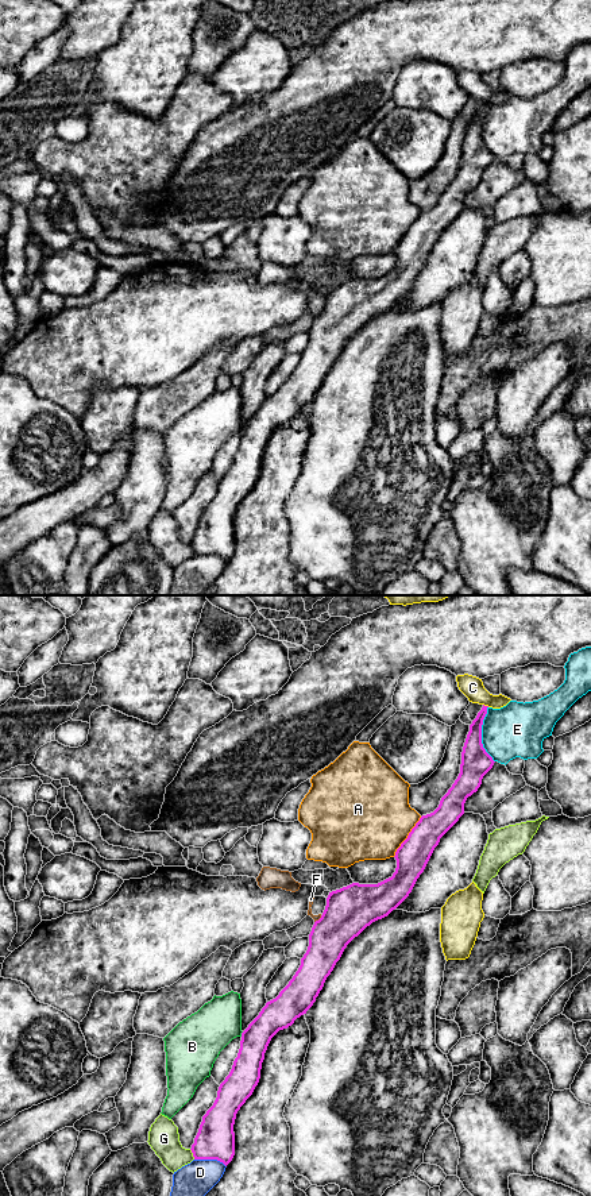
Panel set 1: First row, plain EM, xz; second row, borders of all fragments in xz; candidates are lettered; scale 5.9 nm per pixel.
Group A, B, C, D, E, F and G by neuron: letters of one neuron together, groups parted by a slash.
A / B / C / D / E / F / G

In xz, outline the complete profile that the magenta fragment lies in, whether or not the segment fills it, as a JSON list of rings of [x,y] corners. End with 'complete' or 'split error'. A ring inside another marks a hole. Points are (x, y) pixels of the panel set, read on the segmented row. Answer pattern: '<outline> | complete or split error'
[[[483,705],[470,725],[457,779],[441,798],[439,807],[422,815],[397,849],[393,876],[378,884],[352,883],[329,892],[325,910],[309,934],[309,946],[298,971],[242,1033],[232,1069],[220,1084],[213,1106],[202,1116],[192,1145],[194,1160],[217,1160],[225,1166],[232,1161],[236,1114],[259,1083],[271,1038],[313,1006],[347,945],[409,896],[440,838],[464,814],[467,798],[478,791],[483,776],[495,763],[482,744],[487,707]]] | complete

